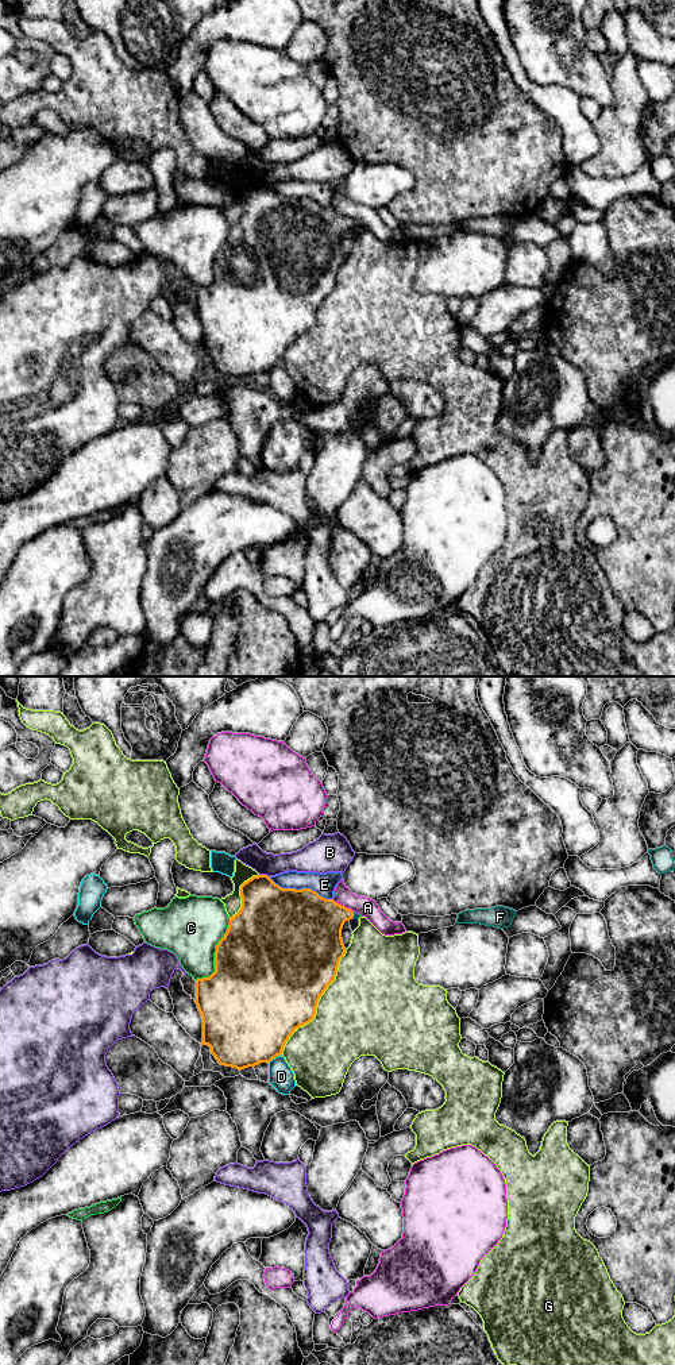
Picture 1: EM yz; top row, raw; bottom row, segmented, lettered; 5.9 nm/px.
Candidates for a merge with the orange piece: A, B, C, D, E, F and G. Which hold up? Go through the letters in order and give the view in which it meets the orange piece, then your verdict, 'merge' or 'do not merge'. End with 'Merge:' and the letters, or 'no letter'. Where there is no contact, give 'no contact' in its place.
A: contact in yz; do not merge
B: contact in yz; do not merge
C: contact in yz; do not merge
D: contact in yz; do not merge
E: contact in yz; do not merge
F: contact in yz; merge
G: contact in yz; do not merge
Merge: F

